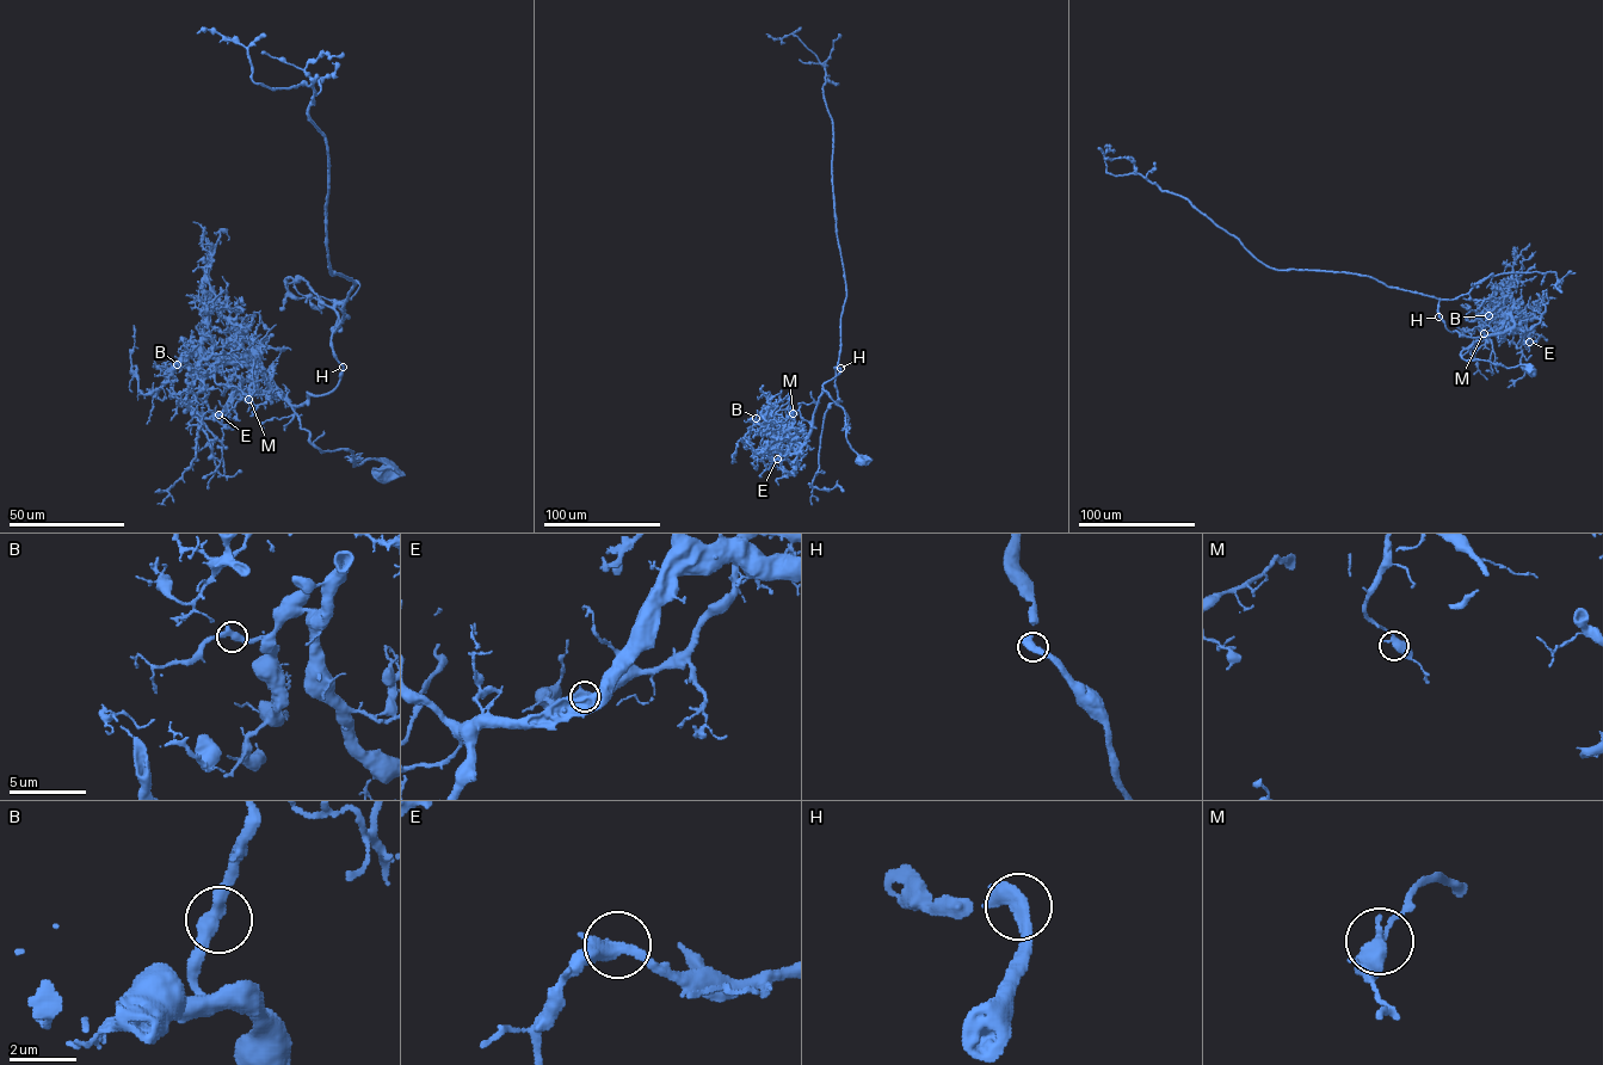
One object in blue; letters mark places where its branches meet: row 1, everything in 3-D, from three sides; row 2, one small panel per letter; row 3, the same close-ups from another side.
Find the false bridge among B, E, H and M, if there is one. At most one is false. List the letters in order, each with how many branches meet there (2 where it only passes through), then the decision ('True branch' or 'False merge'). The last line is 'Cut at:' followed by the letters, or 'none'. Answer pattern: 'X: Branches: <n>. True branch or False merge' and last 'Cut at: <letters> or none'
B: Branches: 2. True branch
E: Branches: 2. True branch
H: Branches: 2. True branch
M: Branches: 2. True branch
Cut at: none

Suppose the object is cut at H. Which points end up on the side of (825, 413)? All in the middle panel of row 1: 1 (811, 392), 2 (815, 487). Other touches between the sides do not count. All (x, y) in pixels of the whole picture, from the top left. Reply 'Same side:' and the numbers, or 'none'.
Same side: 2

